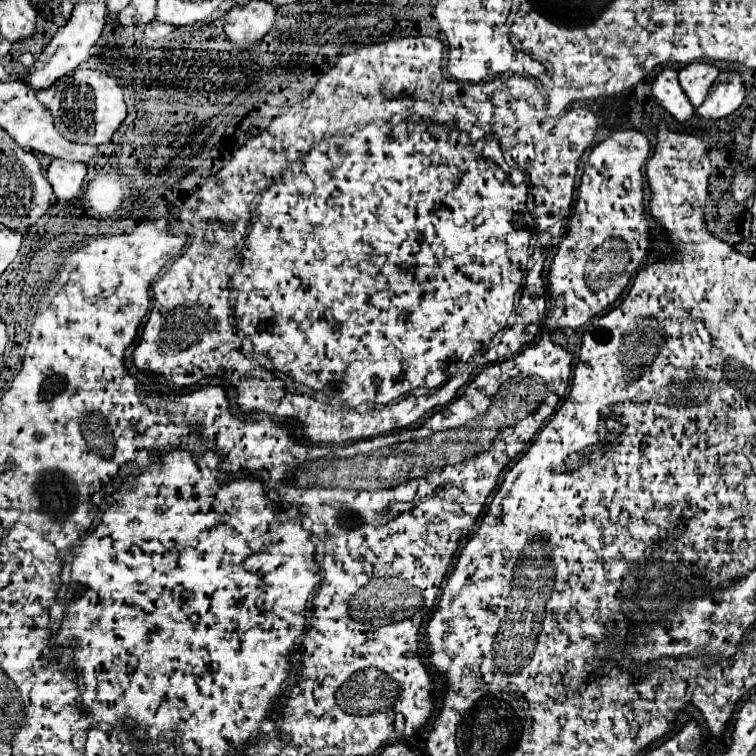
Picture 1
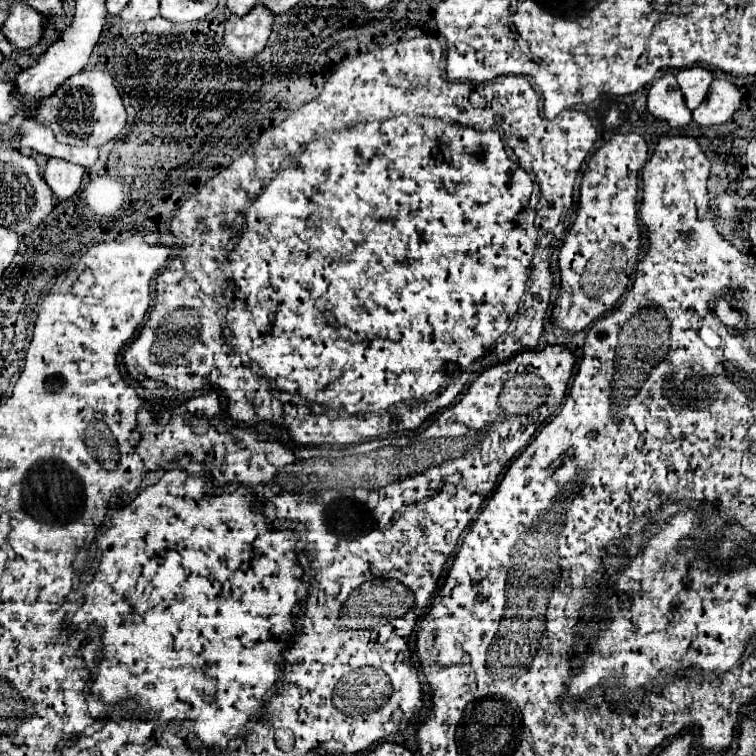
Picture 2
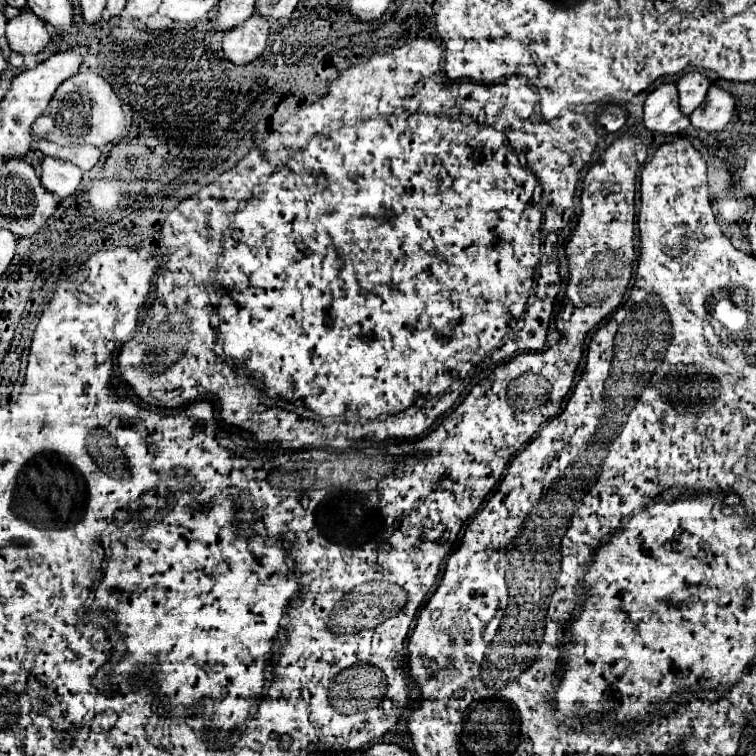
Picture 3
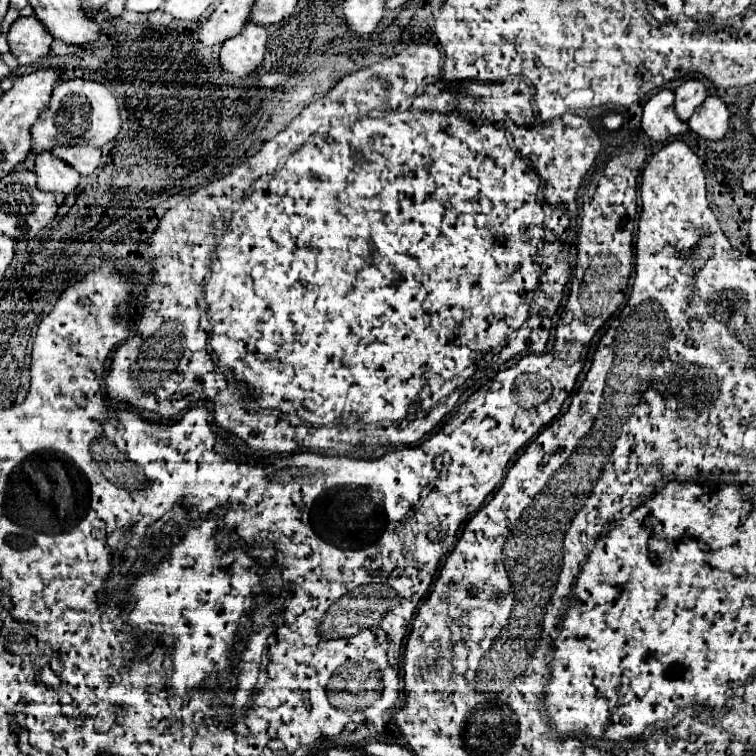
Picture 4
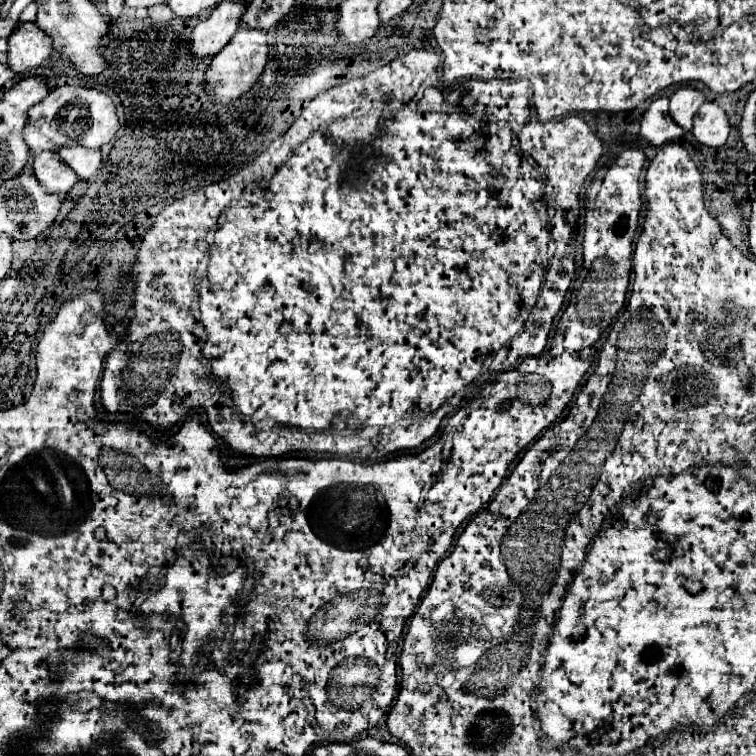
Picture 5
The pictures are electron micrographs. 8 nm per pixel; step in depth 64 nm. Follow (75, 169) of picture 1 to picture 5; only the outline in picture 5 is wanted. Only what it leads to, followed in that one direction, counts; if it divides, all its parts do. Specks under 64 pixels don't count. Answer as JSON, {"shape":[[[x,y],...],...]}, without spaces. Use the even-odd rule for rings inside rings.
{"shape":[[[38,152],[34,154],[34,176],[42,186],[46,186],[50,192],[66,194],[76,182],[78,176],[68,168],[56,152]]]}

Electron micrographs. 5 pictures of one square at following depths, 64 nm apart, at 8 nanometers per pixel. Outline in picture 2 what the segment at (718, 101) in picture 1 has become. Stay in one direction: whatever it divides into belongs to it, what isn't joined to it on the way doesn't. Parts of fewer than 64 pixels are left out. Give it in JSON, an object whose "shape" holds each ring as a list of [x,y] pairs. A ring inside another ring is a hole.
{"shape":[[[716,78],[708,90],[706,100],[692,112],[692,120],[700,126],[718,126],[732,118],[740,108],[740,90],[724,78]]]}

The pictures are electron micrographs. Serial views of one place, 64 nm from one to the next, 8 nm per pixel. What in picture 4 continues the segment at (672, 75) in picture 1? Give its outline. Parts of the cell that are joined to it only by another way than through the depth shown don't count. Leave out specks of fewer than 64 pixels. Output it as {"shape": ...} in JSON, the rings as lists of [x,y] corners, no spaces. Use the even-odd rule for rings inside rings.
{"shape":[[[662,90],[644,104],[642,130],[648,138],[656,142],[666,142],[688,130],[688,124],[684,124],[682,120],[676,120],[672,100],[674,100],[674,92]]]}

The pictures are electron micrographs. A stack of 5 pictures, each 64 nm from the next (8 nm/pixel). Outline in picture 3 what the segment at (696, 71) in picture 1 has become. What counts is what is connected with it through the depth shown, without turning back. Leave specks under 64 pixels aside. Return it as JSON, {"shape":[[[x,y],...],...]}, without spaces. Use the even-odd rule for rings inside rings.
{"shape":[[[688,72],[682,78],[678,78],[676,86],[680,94],[680,110],[682,114],[690,116],[696,110],[696,106],[700,106],[700,102],[704,100],[710,82],[700,72]]]}

